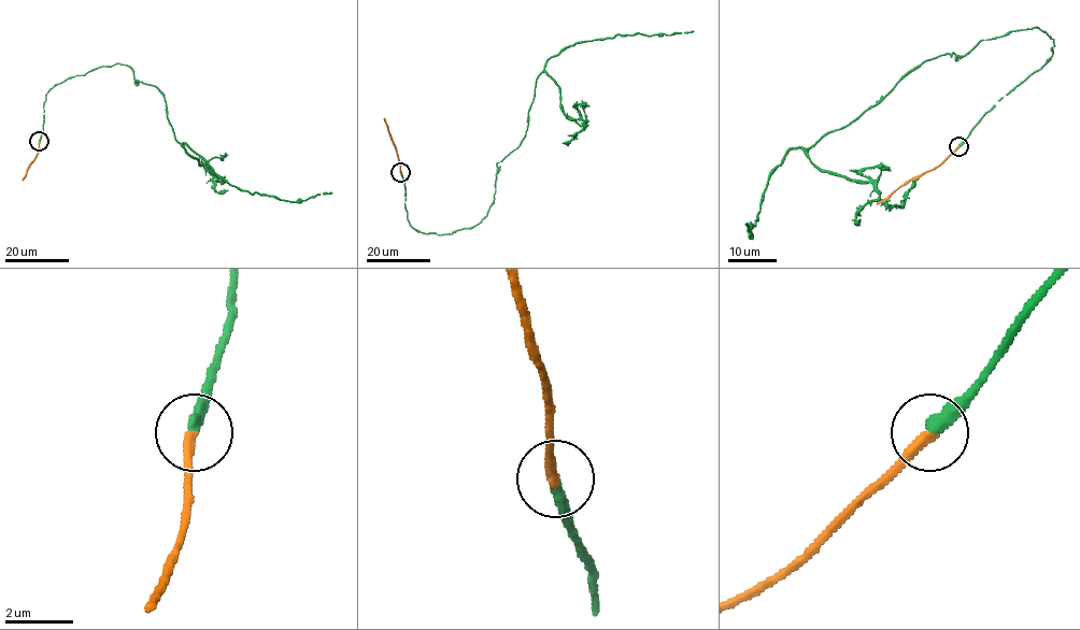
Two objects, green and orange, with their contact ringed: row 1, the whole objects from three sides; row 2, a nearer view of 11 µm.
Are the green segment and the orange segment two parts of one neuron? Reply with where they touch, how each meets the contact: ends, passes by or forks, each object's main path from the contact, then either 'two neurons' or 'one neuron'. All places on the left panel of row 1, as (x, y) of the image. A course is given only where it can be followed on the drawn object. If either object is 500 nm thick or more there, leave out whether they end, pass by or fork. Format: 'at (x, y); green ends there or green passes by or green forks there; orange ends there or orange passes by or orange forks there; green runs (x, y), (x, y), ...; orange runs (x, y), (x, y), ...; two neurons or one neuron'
at (39, 141); green ends there; orange ends there; green runs (39, 141), (53, 87), (125, 65), (134, 82), (162, 95), (174, 139), (231, 185), (286, 201), (332, 192); orange runs (39, 141), (37, 156), (23, 180); one neuron

